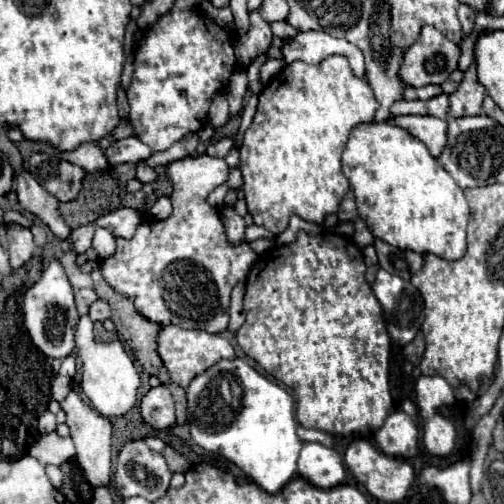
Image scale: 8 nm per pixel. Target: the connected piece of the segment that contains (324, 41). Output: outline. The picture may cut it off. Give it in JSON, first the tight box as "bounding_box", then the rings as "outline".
{"bounding_box":[281,32,365,78],"outline":[[[299,32],[297,36],[283,40],[281,52],[287,64],[295,60],[301,60],[307,64],[319,64],[331,54],[341,54],[349,60],[355,76],[359,78],[365,76],[363,52],[357,46],[349,44],[345,38],[335,38],[327,32]]]}

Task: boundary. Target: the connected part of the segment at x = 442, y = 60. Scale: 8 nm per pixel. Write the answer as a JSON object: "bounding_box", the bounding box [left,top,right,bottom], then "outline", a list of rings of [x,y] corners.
{"bounding_box":[401,26,459,88],"outline":[[[423,26],[419,40],[405,52],[401,78],[413,88],[443,84],[449,74],[457,70],[459,56],[459,44],[447,40],[437,28]]]}

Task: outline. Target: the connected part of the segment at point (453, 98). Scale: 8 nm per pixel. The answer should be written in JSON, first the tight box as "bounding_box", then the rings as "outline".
{"bounding_box":[449,64,485,116],"outline":[[[475,64],[465,72],[459,88],[449,96],[449,116],[475,116],[481,114],[481,104],[485,98],[485,88],[477,80]]]}

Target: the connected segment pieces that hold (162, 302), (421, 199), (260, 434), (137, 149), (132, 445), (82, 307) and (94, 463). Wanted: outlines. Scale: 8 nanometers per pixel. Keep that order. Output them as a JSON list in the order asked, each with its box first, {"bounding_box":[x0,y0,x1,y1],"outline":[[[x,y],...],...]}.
[{"bounding_box":[99,154,257,332],"outline":[[[199,154],[197,158],[175,160],[177,164],[171,168],[173,192],[171,204],[173,212],[165,220],[141,220],[133,238],[115,238],[117,250],[113,256],[103,258],[99,262],[99,270],[105,282],[119,294],[133,300],[137,312],[147,320],[157,322],[159,326],[177,324],[181,328],[199,328],[205,332],[223,332],[229,324],[229,300],[235,284],[245,282],[251,266],[257,260],[257,252],[249,248],[247,242],[231,244],[227,240],[219,210],[207,202],[207,196],[219,186],[227,182],[229,166],[223,158],[215,158],[209,154]]]},{"bounding_box":[343,120,469,260],"outline":[[[393,120],[361,122],[351,130],[347,148],[343,152],[343,174],[355,192],[359,216],[375,238],[403,250],[413,250],[419,254],[431,252],[445,260],[459,260],[465,254],[469,204],[463,190],[429,154],[427,146],[405,128],[399,128]]]},{"bounding_box":[187,360,319,494],"outline":[[[221,360],[193,378],[187,388],[187,400],[191,438],[201,448],[217,452],[237,464],[269,494],[279,492],[287,482],[301,476],[297,462],[303,444],[319,444],[299,440],[291,392],[259,374],[245,360]]]},{"bounding_box":[107,136,153,166],"outline":[[[137,136],[117,140],[107,148],[107,158],[113,166],[125,164],[125,162],[137,164],[139,160],[147,160],[151,154],[153,154],[153,150],[147,144],[143,144]]]},{"bounding_box":[115,440,171,502],"outline":[[[145,440],[127,442],[115,468],[115,488],[123,498],[141,496],[149,502],[161,498],[169,488],[171,472],[159,452],[147,448]]]},{"bounding_box":[75,288,97,314],"outline":[[[91,288],[77,290],[77,292],[75,292],[75,306],[77,306],[77,312],[79,312],[79,314],[87,314],[89,304],[91,304],[95,298],[97,298],[97,294],[95,294],[95,290],[91,290]]]},{"bounding_box":[61,390,111,486],"outline":[[[71,390],[67,398],[61,402],[61,408],[67,412],[67,426],[71,430],[71,438],[77,448],[77,462],[81,464],[91,486],[107,486],[111,480],[111,422],[103,418],[99,412],[83,402],[79,394]]]}]

